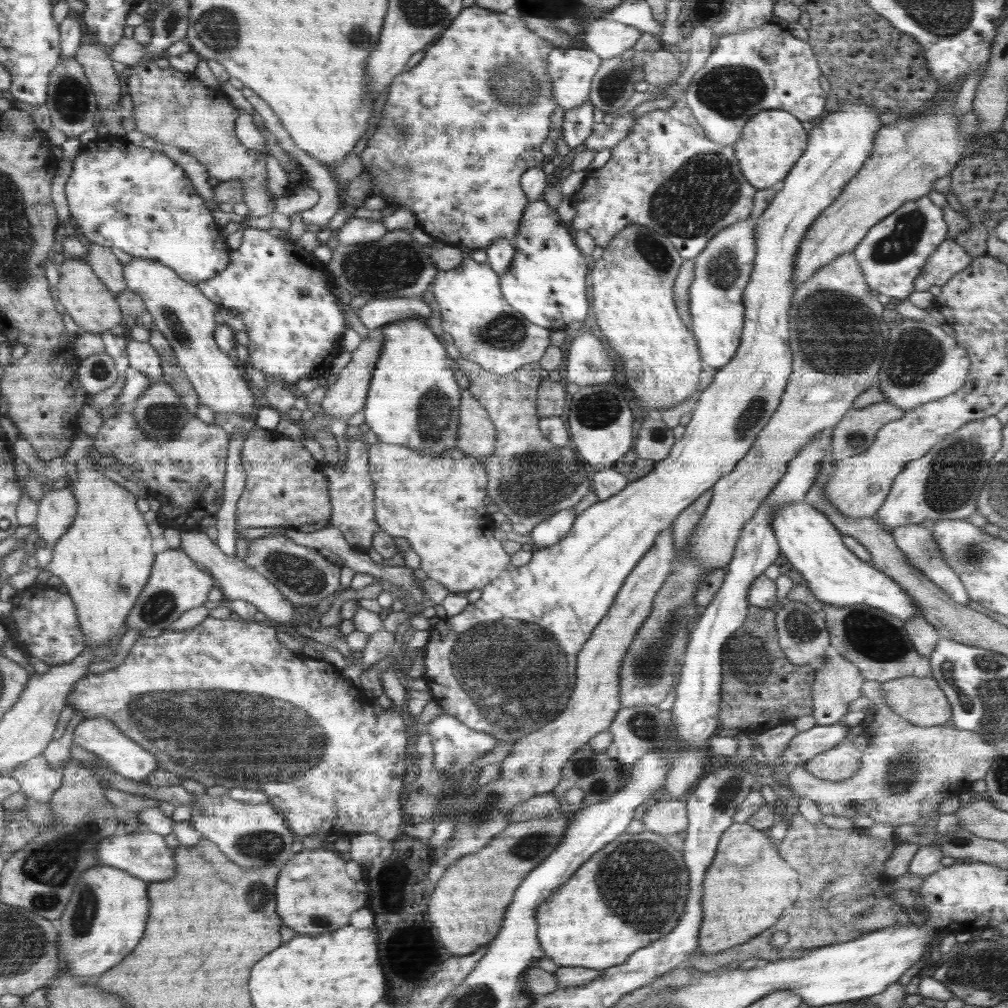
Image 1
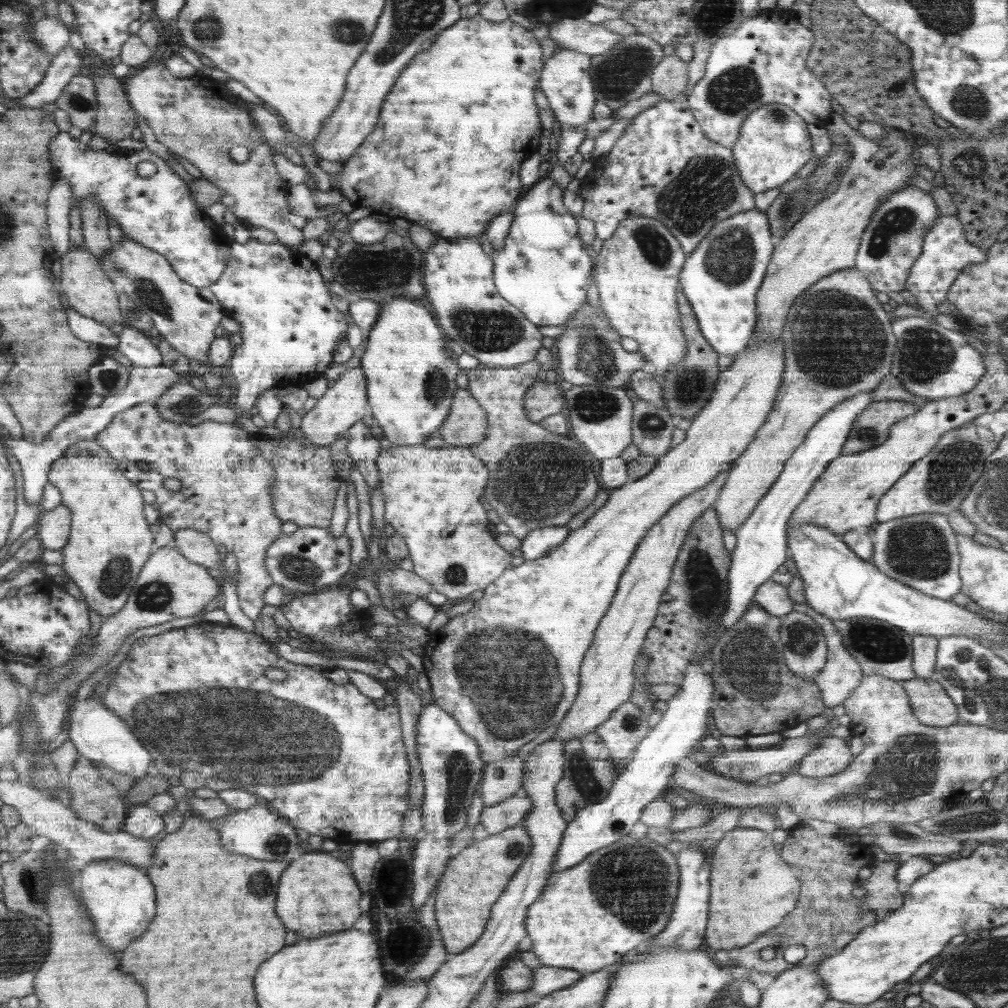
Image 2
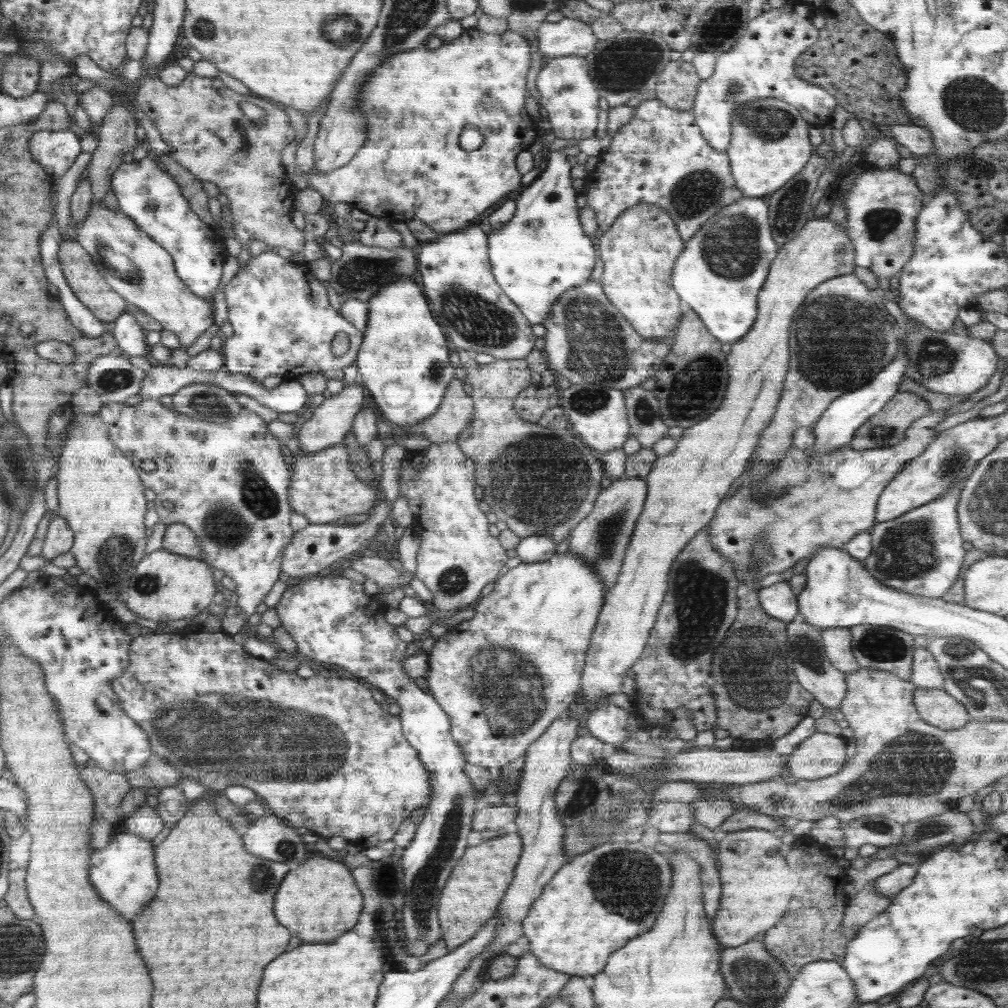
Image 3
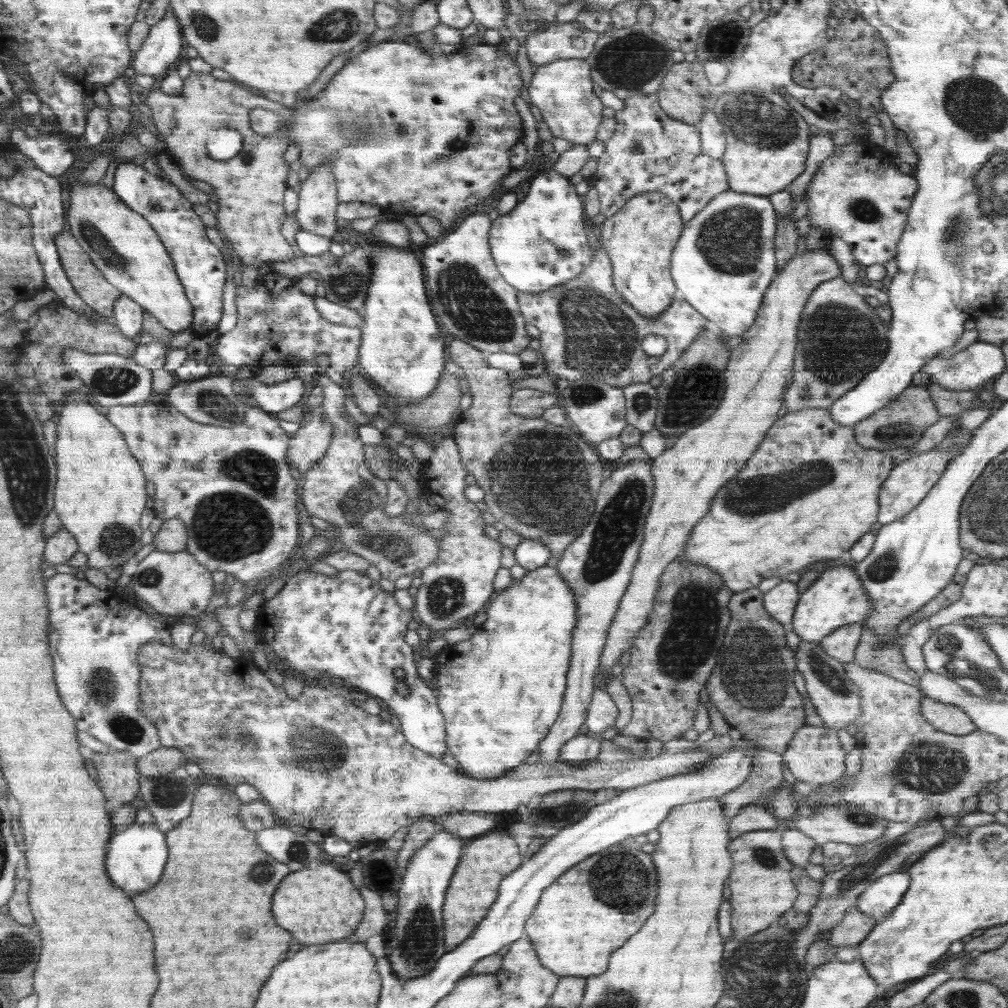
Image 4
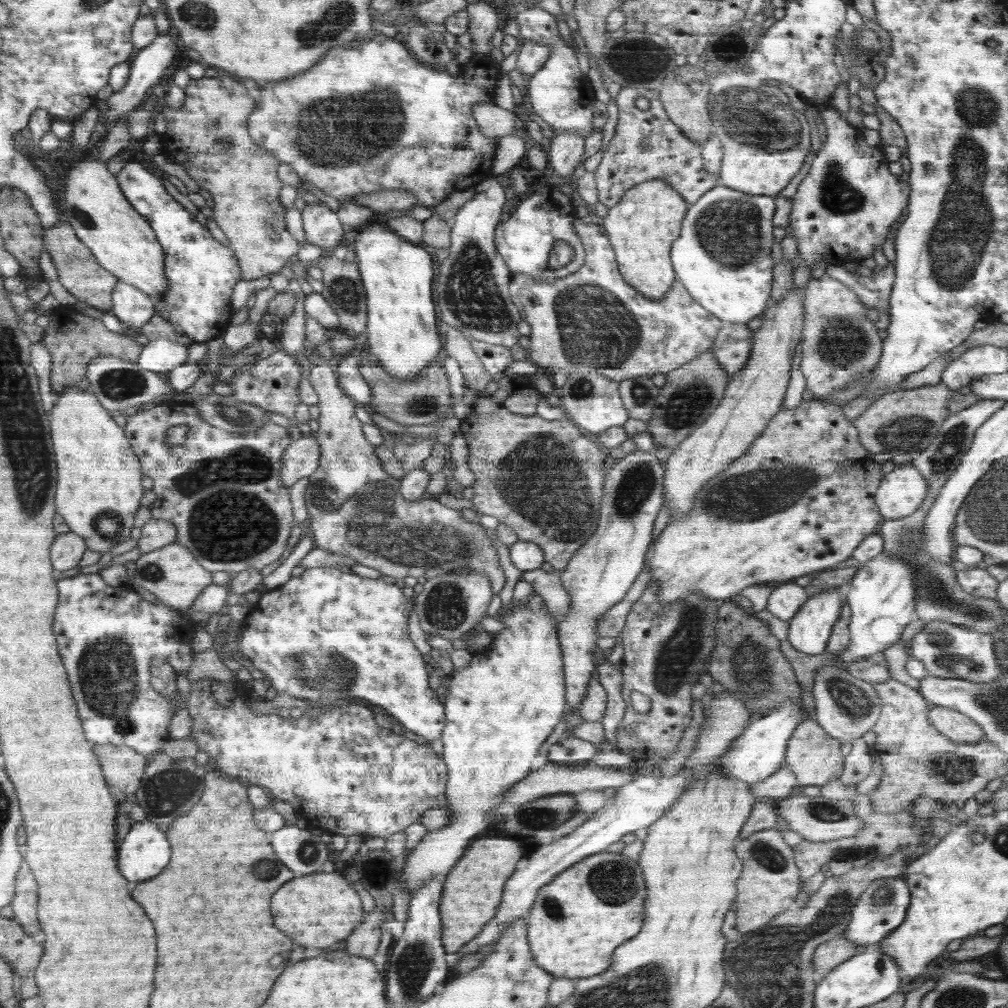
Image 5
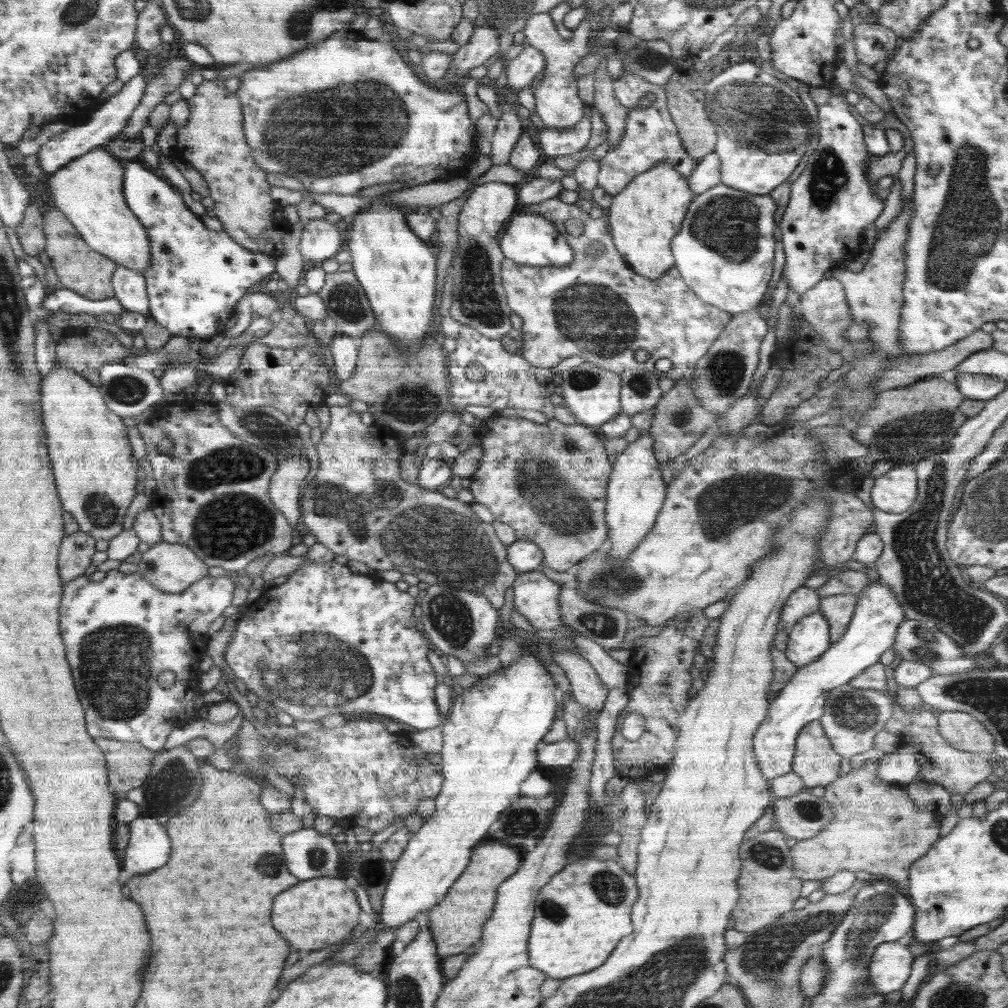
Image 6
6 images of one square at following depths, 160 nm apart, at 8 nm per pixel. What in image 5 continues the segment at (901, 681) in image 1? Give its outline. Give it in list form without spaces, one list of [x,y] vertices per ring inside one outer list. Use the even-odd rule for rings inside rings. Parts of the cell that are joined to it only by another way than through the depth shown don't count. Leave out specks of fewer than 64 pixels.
[[[930,706],[928,711],[930,722],[952,742],[968,742],[970,744],[982,740],[985,736],[983,728],[970,717],[954,709],[942,706]]]

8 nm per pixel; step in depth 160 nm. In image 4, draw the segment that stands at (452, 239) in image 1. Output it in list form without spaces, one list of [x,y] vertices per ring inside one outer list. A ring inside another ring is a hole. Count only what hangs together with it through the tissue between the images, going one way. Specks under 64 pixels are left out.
[[[382,41],[376,45],[370,45],[366,50],[352,57],[315,98],[295,102],[293,106],[294,122],[287,132],[289,134],[288,140],[298,146],[300,149],[299,160],[302,166],[307,167],[310,172],[325,164],[331,167],[330,173],[335,177],[337,198],[340,203],[360,201],[373,204],[379,206],[382,213],[386,213],[391,218],[396,215],[414,215],[416,217],[428,215],[438,220],[446,232],[450,228],[450,224],[458,218],[464,218],[472,206],[486,200],[496,188],[502,188],[501,186],[494,186],[494,184],[496,182],[500,184],[500,180],[510,174],[510,170],[512,170],[510,168],[510,148],[516,144],[516,140],[524,137],[522,120],[514,110],[514,98],[520,94],[520,86],[523,84],[520,80],[520,70],[516,68],[516,62],[508,56],[506,49],[500,50],[500,48],[496,48],[496,45],[490,43],[469,42],[454,53],[443,54],[433,59],[429,51],[419,46],[418,43]],[[494,98],[498,98],[502,102],[502,104],[498,104],[502,108],[502,114],[496,118],[488,116],[486,112],[480,112],[480,102],[484,102],[484,100],[494,102]],[[471,134],[477,137],[475,143],[469,143]]]

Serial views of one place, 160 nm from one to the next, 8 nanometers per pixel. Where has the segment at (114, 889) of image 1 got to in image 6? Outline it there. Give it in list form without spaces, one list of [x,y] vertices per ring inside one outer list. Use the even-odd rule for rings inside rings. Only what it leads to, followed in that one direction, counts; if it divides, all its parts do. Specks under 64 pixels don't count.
[[[139,817],[129,824],[129,843],[123,854],[126,874],[122,874],[122,884],[136,874],[156,870],[168,862],[170,838],[159,822],[152,817]]]

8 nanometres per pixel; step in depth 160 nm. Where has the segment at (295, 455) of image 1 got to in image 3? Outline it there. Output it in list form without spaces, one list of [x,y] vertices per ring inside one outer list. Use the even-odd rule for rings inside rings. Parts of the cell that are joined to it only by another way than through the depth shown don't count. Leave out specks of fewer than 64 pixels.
[[[342,442],[309,457],[294,458],[291,468],[294,480],[289,485],[290,502],[294,512],[307,516],[311,523],[342,524],[353,514],[366,514],[382,502],[383,490],[377,481],[360,480],[348,462],[349,450]]]

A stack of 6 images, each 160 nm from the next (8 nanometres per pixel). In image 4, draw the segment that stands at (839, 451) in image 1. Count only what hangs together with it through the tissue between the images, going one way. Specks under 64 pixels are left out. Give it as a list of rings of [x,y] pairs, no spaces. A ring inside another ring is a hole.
[[[925,386],[907,387],[898,397],[853,426],[855,439],[865,449],[913,448],[923,436],[923,431],[940,420],[939,412]]]

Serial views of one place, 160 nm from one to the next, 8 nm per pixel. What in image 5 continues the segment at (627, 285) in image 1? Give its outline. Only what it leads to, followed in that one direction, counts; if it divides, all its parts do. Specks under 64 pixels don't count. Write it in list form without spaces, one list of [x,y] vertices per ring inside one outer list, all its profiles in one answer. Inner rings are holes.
[[[662,179],[641,182],[621,199],[622,202],[609,208],[603,218],[604,233],[616,251],[620,271],[627,282],[651,299],[662,298],[676,281],[670,251],[680,234],[689,204],[678,190]]]

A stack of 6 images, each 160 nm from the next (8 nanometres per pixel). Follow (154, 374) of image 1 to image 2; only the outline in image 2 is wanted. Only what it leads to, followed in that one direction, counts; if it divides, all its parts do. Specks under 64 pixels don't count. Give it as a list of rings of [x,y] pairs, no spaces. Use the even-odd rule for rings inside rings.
[[[132,327],[117,329],[118,351],[132,363],[134,367],[161,366],[164,361],[160,348],[154,346],[149,335]]]

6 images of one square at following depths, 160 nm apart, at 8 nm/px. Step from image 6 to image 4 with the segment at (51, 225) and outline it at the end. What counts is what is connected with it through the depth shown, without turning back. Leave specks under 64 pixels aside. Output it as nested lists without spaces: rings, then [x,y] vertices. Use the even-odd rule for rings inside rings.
[[[68,230],[57,234],[55,243],[64,272],[76,294],[100,317],[111,320],[113,306],[117,298],[122,296],[121,291],[98,270],[89,254]]]

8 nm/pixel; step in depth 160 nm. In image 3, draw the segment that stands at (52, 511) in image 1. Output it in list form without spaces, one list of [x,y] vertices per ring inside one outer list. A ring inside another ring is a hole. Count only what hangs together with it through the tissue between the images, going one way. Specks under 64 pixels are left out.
[[[56,513],[56,517],[50,521],[42,551],[39,555],[49,561],[54,560],[61,554],[70,551],[75,540],[76,535],[69,523]]]

